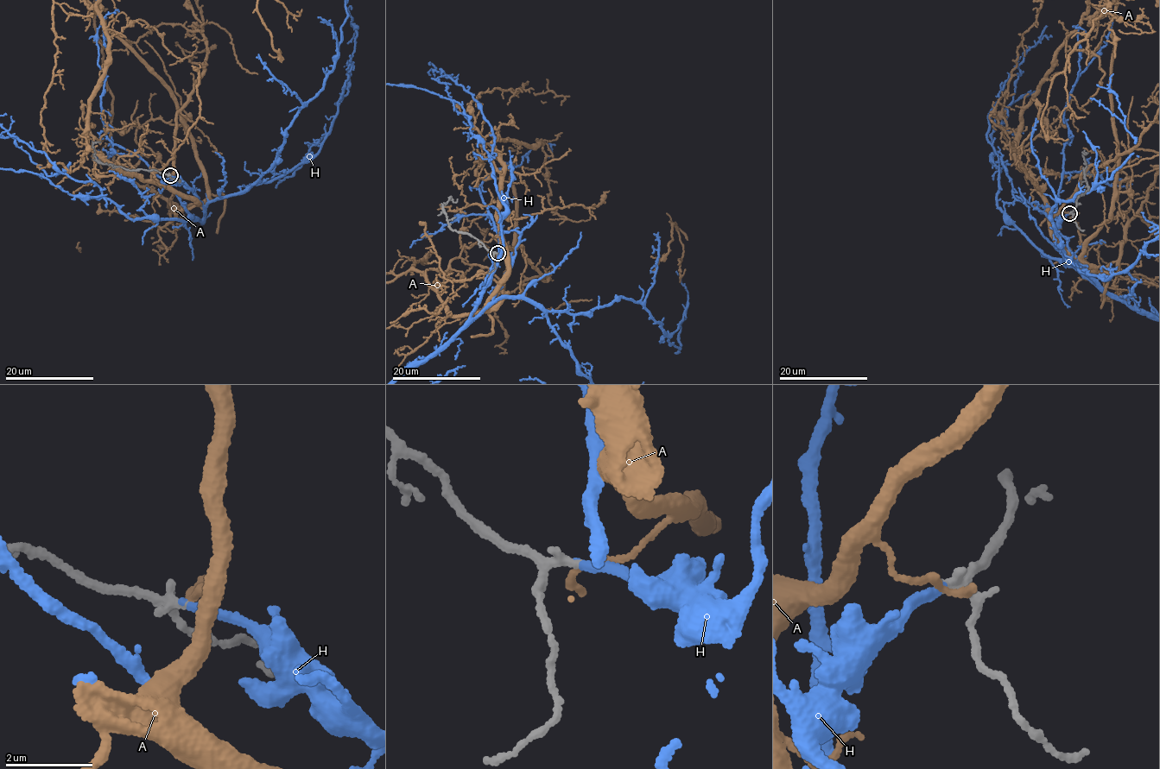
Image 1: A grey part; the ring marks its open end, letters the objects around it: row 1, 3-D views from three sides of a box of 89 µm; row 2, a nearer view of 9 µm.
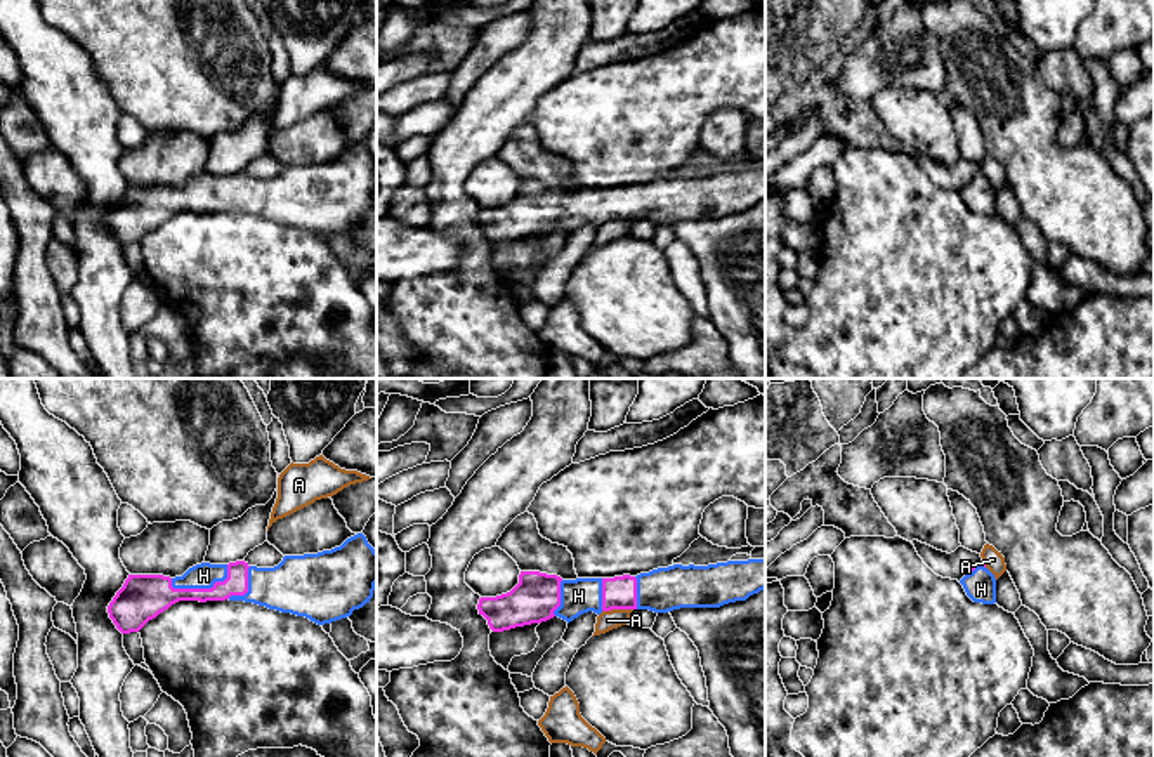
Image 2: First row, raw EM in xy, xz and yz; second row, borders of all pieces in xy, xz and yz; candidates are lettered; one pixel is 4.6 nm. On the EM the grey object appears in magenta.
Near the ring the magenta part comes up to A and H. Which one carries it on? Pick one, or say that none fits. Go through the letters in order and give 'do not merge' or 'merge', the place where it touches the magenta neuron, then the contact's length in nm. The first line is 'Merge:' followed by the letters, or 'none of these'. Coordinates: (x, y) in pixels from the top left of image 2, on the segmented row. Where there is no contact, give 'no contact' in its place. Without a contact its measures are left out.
Merge: H
A: do not merge; meets magenta in xz at (616, 608); contact 140 nm long
H: merge; meets magenta in xy at (203, 589); contact 280 nm long

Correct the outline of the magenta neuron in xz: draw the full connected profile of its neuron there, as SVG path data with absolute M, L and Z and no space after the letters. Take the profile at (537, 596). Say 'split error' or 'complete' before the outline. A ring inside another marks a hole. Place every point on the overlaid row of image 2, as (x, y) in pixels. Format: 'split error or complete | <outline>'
split error | M765 559L727 561L708 566L673 564L637 576L576 578L562 580L557 575L521 571L519 583L507 594L481 597L477 609L493 632L541 623L554 616L567 623L583 613L600 615L611 609L649 609L668 613L680 608L720 608L729 602L746 601L765 589Z

